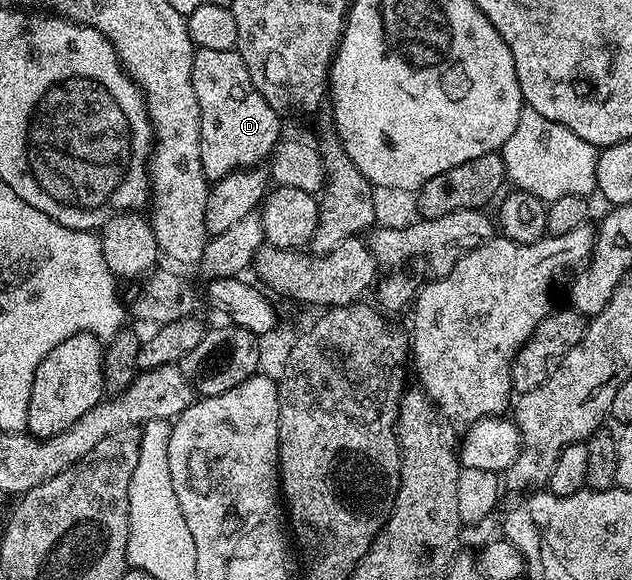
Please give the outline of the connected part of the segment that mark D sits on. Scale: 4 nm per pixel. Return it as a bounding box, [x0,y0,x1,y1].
[192,48,281,180]

